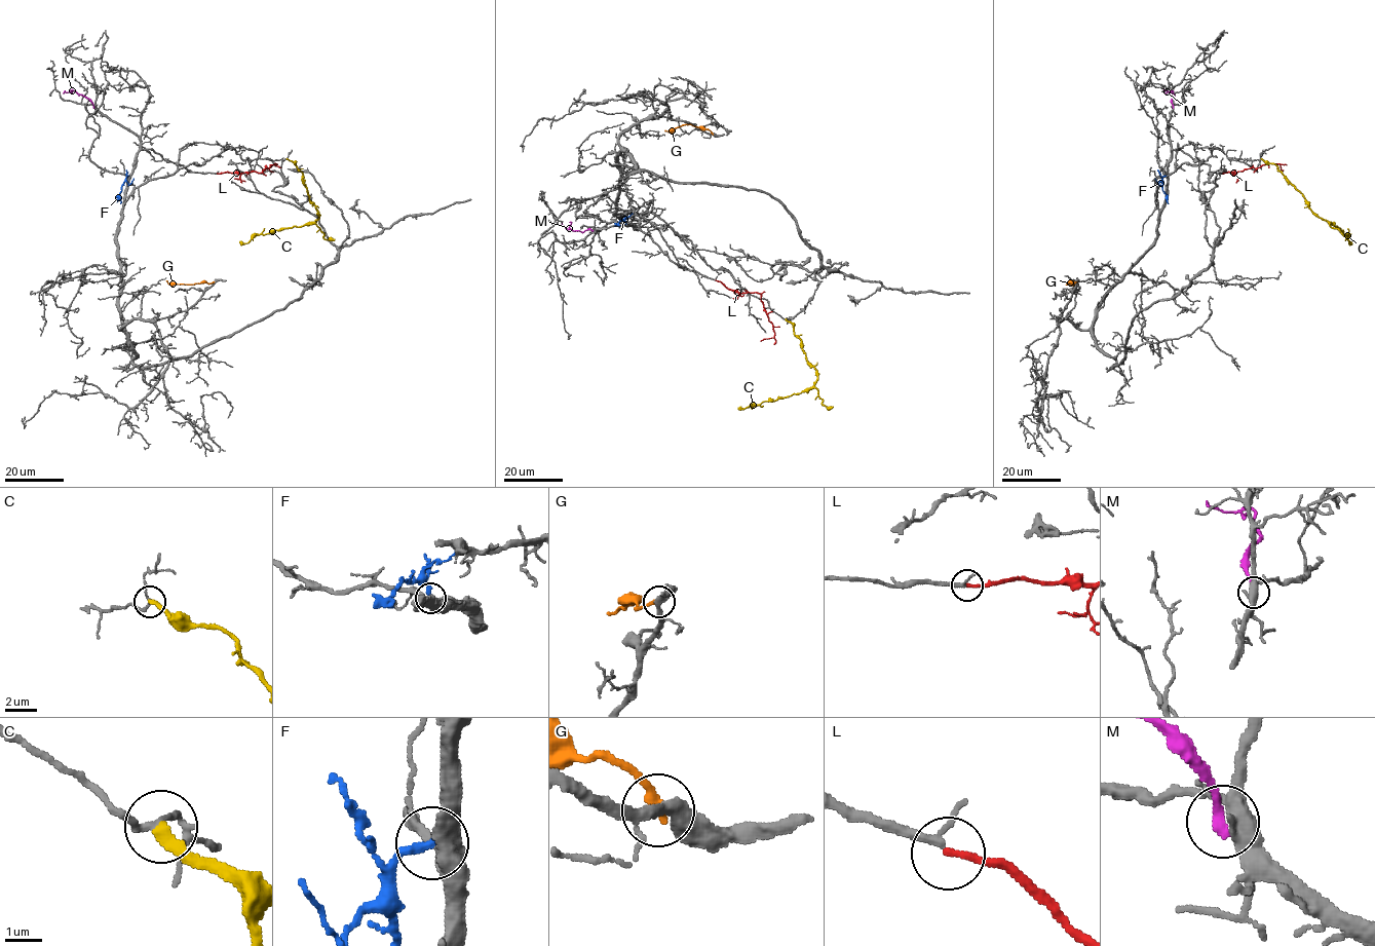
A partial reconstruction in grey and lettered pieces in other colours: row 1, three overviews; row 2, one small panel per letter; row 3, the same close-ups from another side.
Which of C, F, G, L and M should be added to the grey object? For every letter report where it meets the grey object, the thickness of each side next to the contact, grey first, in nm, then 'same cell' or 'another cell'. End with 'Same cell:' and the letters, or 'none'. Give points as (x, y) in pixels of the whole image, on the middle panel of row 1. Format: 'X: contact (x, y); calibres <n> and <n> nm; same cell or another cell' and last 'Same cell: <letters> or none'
C: contact (786, 318); calibres 150 and 320 nm; another cell
F: contact (625, 224); calibres 400 and 240 nm; another cell
G: contact (712, 134); calibres 400 and 280 nm; another cell
L: contact (716, 280); calibres 180 and 200 nm; same cell
M: contact (593, 230); calibres 400 and 240 nm; another cell
Same cell: L

